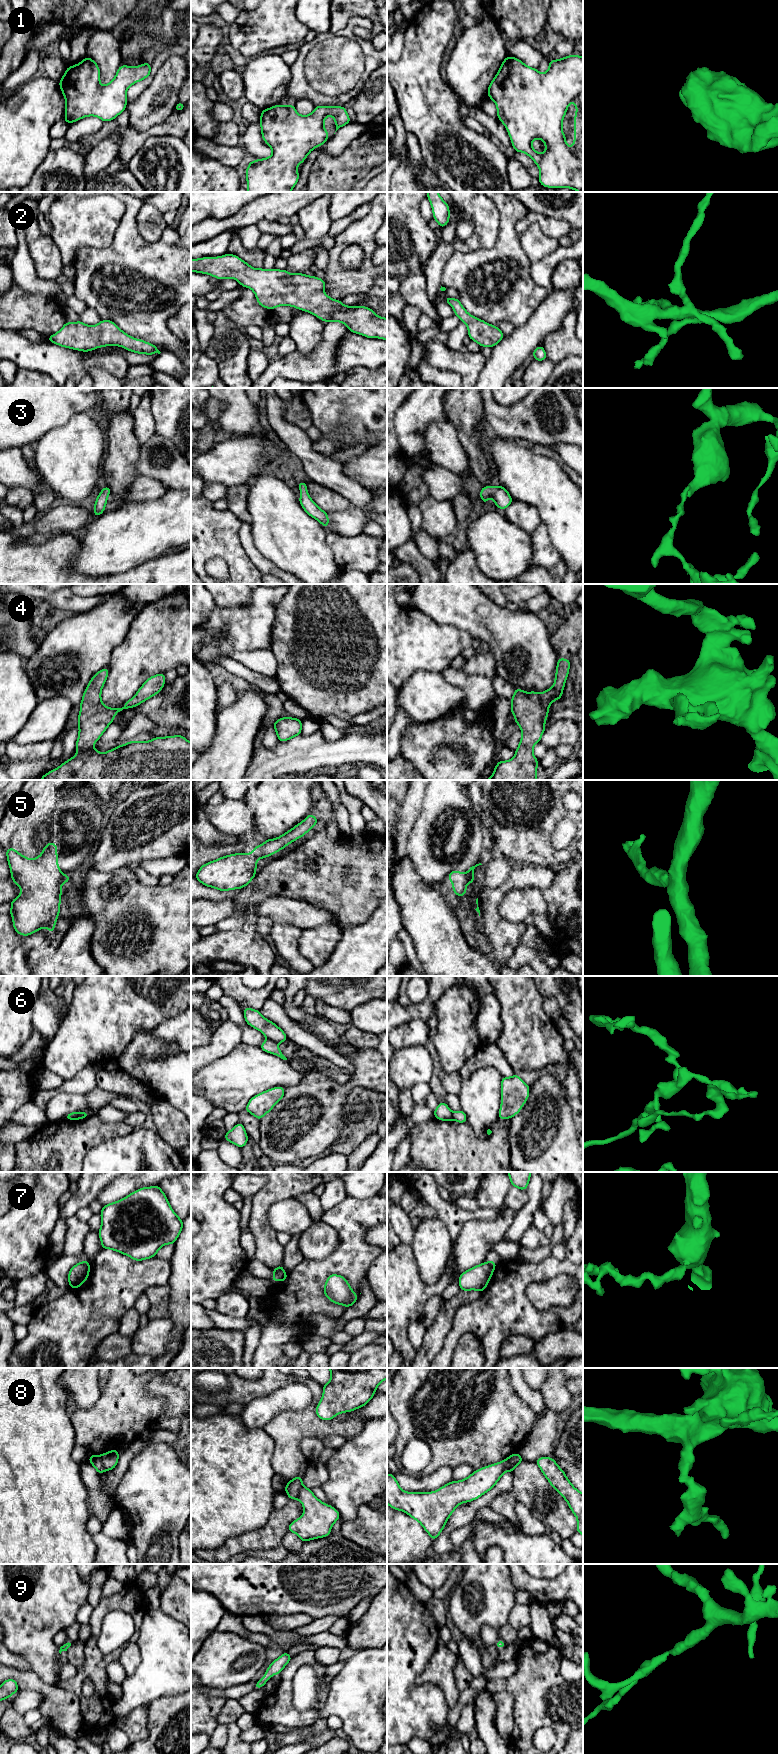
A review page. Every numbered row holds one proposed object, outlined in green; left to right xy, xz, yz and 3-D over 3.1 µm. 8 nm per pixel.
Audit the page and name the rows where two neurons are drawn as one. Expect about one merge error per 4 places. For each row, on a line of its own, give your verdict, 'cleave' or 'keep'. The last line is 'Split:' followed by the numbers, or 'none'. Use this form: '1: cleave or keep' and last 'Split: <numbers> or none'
1: keep
2: keep
3: keep
4: keep
5: cleave
6: cleave
7: cleave
8: cleave
9: keep
Split: 5, 6, 7, 8

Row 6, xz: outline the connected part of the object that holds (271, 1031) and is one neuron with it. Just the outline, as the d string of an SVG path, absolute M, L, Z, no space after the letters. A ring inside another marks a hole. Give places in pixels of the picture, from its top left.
M245 1007L243 1014L246 1023L262 1032L268 1040L272 1040L276 1043L282 1043L288 1040L284 1031L276 1024L263 1017L259 1010Z

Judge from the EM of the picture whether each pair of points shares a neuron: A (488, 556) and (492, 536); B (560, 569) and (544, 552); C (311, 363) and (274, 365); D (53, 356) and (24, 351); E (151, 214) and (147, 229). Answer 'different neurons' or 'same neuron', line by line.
A: same neuron
B: different neurons
C: same neuron
D: same neuron
E: same neuron

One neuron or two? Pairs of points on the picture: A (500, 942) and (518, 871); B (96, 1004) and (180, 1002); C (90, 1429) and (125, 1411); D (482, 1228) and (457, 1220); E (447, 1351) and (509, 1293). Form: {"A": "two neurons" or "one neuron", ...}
{"A": "one neuron", "B": "one neuron", "C": "one neuron", "D": "two neurons", "E": "one neuron"}

